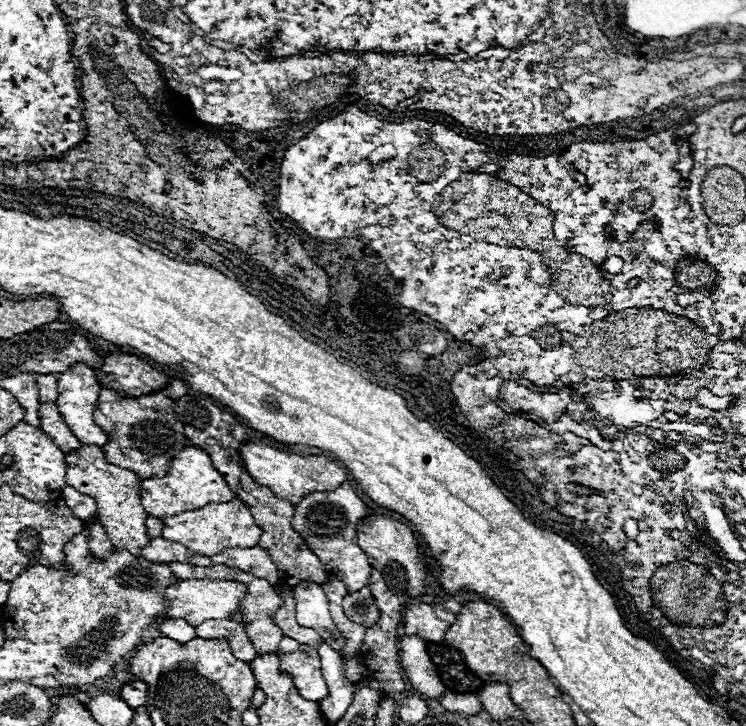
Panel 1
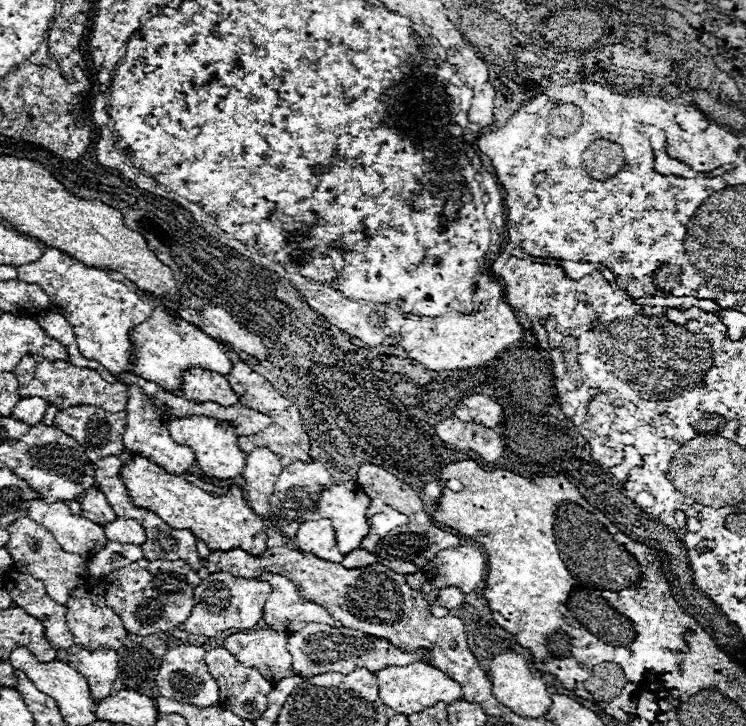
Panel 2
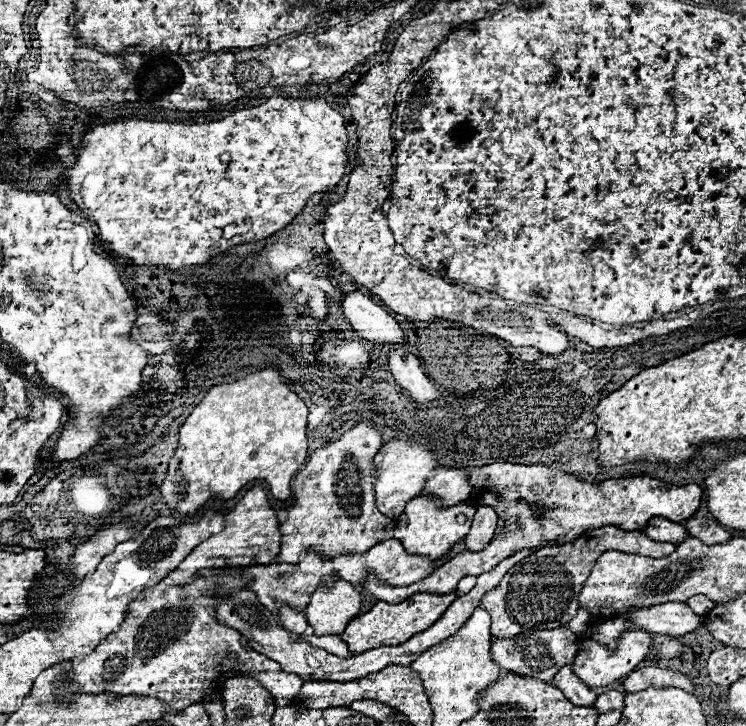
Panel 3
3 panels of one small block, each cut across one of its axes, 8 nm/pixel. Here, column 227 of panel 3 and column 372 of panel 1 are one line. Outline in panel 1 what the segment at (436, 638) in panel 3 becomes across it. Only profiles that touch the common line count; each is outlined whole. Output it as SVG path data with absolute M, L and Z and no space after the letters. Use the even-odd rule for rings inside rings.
M364 586L364 590L358 590L356 594L346 594L342 606L344 606L344 614L348 614L348 618L352 618L352 622L362 624L366 628L374 626L378 620L378 614L380 614L368 586Z

